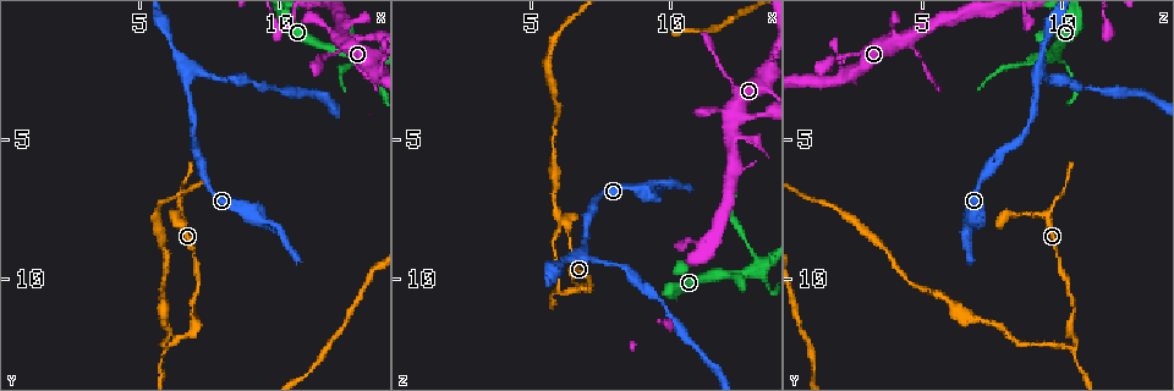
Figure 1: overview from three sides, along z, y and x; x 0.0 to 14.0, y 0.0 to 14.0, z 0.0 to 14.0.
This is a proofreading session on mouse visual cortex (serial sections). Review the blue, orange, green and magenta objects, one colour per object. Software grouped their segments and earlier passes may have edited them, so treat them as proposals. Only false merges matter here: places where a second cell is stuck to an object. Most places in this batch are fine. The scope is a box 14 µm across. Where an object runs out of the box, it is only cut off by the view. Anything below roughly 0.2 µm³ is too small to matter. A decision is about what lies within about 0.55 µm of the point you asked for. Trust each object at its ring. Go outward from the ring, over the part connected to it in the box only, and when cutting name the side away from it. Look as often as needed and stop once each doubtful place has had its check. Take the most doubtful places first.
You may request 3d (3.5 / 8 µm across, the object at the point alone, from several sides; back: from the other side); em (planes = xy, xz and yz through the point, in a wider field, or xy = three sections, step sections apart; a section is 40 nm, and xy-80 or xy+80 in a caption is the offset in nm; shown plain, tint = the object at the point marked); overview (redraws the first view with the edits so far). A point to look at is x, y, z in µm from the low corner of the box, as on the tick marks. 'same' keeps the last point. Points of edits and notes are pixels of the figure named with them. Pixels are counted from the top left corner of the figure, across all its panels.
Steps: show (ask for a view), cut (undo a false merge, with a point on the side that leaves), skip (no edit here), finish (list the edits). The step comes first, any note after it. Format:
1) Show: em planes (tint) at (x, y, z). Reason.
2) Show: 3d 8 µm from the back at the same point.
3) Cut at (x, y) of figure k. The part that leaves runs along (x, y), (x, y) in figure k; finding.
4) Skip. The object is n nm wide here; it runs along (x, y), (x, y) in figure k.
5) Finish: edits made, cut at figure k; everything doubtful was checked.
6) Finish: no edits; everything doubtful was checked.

Show: 3d 8 µm at (6.9, 11.9, 10.3). Sharp bend.

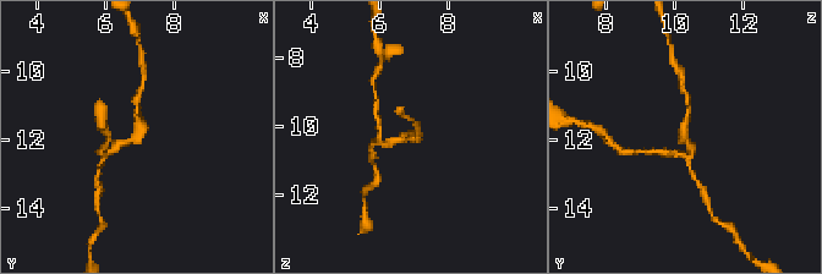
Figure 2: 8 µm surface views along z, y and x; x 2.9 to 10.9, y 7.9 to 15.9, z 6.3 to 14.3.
Show: 3d 3.5 µm from the back at (6.9, 11.8, 10.3). Zoom in.

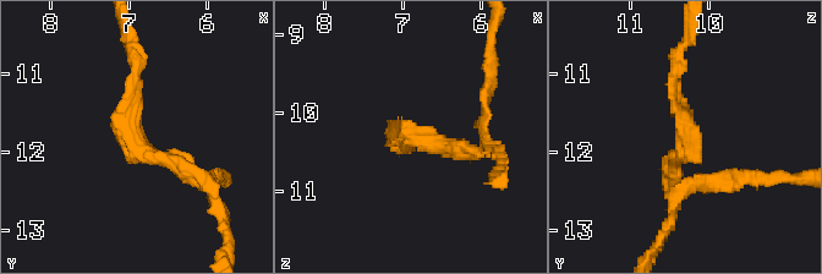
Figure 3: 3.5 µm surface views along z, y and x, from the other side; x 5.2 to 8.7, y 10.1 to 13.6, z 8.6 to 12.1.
Show: em xy step 5 (tint) at (7.00, 11.85, 10.30). The arms are 100, 200 nm wide; shape alone is not enough.

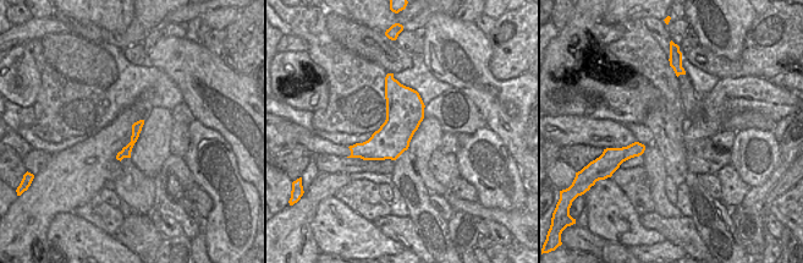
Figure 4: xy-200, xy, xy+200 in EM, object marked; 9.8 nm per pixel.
Skip. It runs along (141, 122), (133, 141), (119, 157) in figure 4; one cell here.

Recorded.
Show: 3d 3.5 µm at (6.0, 12.4, 10.4). Three-way junction.

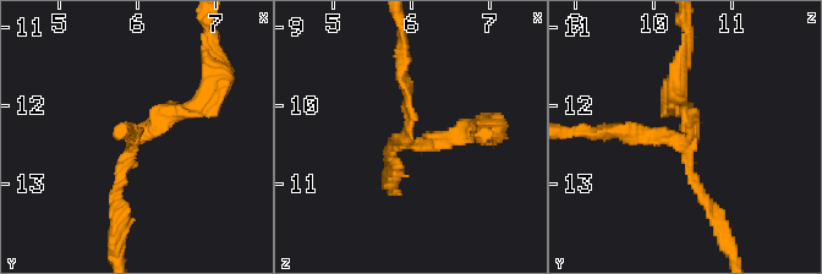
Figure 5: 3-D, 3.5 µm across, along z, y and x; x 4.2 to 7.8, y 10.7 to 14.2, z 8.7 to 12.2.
Show: em xy step 5 (tint) at (6.00, 12.45, 10.45). 3 arms meet here; the arms are 150, 150, 200 nm wide; shape alone is not enough.

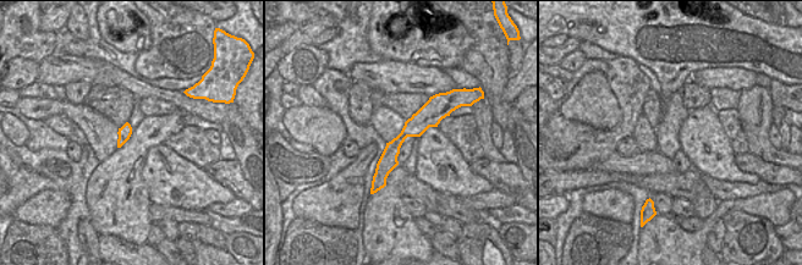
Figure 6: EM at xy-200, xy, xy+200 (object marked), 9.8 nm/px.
Cut at (639, 138) of figure 5. A second cell is stuck on.

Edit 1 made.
Show: 3d 3.5 µm at (6.7, 2.5, 9.2). Three arms meet.

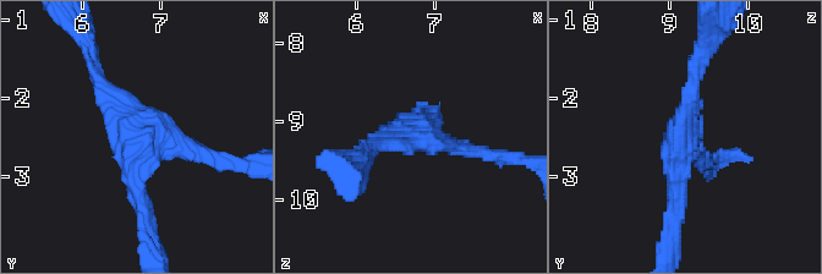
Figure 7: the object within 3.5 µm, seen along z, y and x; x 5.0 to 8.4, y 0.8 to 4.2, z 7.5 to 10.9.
Show: em xy step 3 (tint) at (6.70, 2.55, 9.15). Shape alone is not enough.

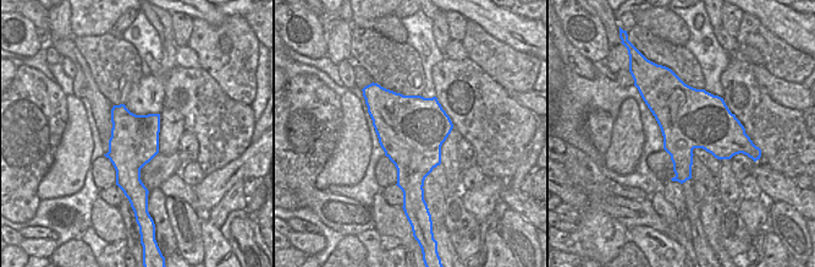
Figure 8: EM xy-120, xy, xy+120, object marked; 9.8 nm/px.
Skip. The arms are 200, 200, 250 nm wide; it runs along (147, 220), (140, 142), (212, 157) in figure 7; all the same cell.

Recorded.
Show: 3d 8 µm at (13.0, 2.1, 9.6).

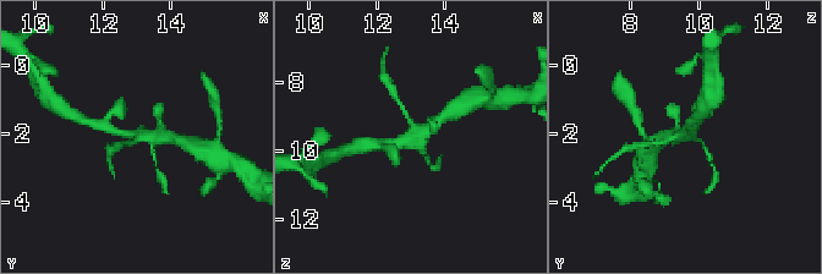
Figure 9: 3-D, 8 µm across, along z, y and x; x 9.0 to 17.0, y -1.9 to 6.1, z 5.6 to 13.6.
Show: 3d 3.5 µm at (13.0, 2.0, 9.6).

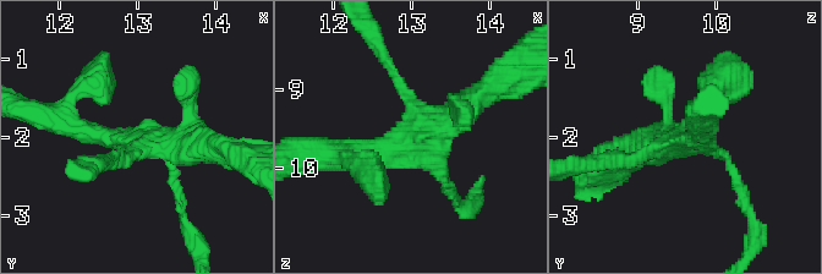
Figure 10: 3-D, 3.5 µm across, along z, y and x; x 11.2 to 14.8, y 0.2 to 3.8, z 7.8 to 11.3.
Show: em xy step 5 (tint) at (13.10, 2.00, 9.55).

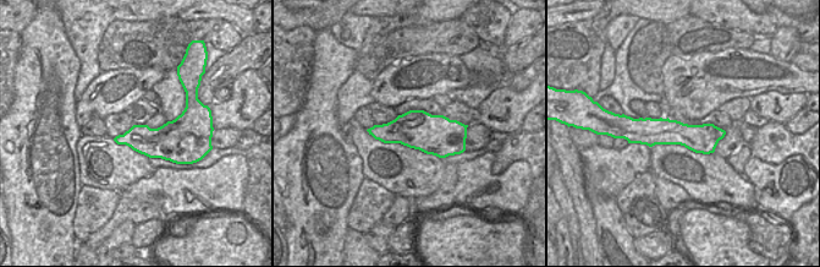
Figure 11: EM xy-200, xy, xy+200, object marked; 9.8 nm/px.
Skip. One cell here.

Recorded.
Finish: edits made, cut at figure 5; everything doubtful was checked.

